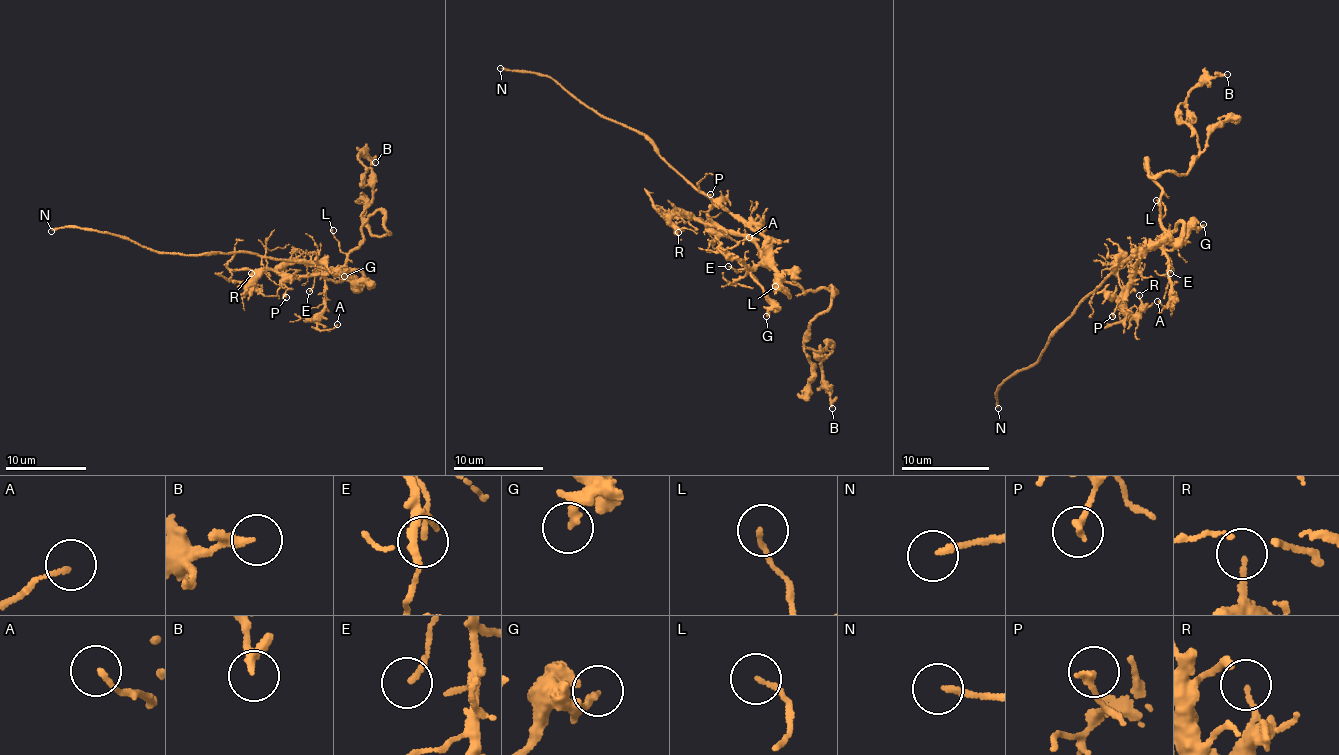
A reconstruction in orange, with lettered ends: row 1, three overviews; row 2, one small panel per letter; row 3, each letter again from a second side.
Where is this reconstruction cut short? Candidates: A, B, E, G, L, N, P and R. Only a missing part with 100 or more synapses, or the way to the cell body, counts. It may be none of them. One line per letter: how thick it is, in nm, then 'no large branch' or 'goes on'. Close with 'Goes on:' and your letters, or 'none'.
A: 120 nm thick; no large branch
B: 180 nm thick; no large branch
E: 140 nm thick; no large branch
G: 150 nm thick; no large branch
L: 110 nm thick; no large branch
N: 160 nm thick; goes on
P: 200 nm thick; no large branch
R: 130 nm thick; no large branch
Goes on: N

